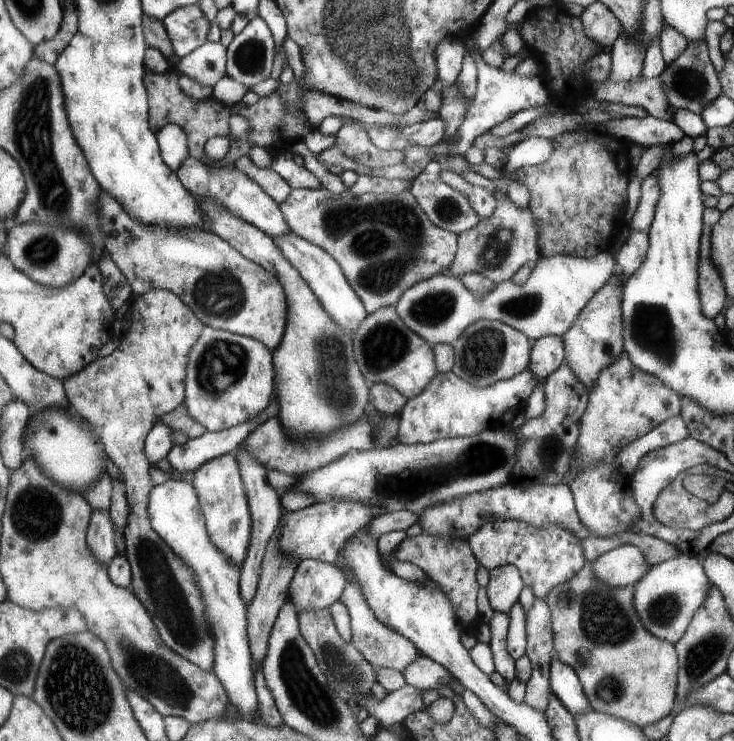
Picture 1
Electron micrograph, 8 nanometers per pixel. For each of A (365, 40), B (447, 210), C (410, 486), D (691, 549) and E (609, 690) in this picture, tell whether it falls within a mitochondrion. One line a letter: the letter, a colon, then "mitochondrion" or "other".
A: mitochondrion
B: mitochondrion
C: mitochondrion
D: other
E: mitochondrion

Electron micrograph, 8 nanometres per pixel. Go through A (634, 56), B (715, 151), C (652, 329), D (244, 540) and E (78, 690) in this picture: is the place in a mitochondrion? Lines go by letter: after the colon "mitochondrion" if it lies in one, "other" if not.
A: other
B: other
C: mitochondrion
D: other
E: mitochondrion

